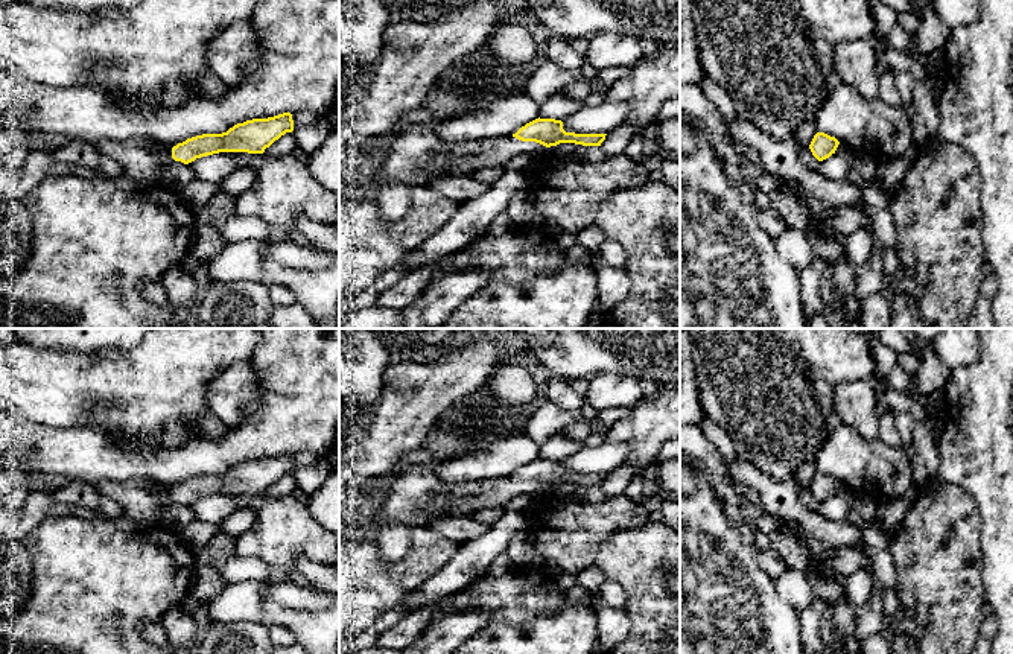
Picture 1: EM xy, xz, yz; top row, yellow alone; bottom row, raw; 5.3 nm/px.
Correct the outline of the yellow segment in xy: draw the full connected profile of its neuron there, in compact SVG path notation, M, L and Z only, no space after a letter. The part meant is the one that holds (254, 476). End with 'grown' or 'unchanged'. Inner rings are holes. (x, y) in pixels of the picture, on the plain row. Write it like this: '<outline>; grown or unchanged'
M283 453L237 464L222 475L202 475L176 487L164 487L164 494L169 505L173 502L189 505L196 499L219 493L263 494L275 481L292 471L292 455Z; grown

